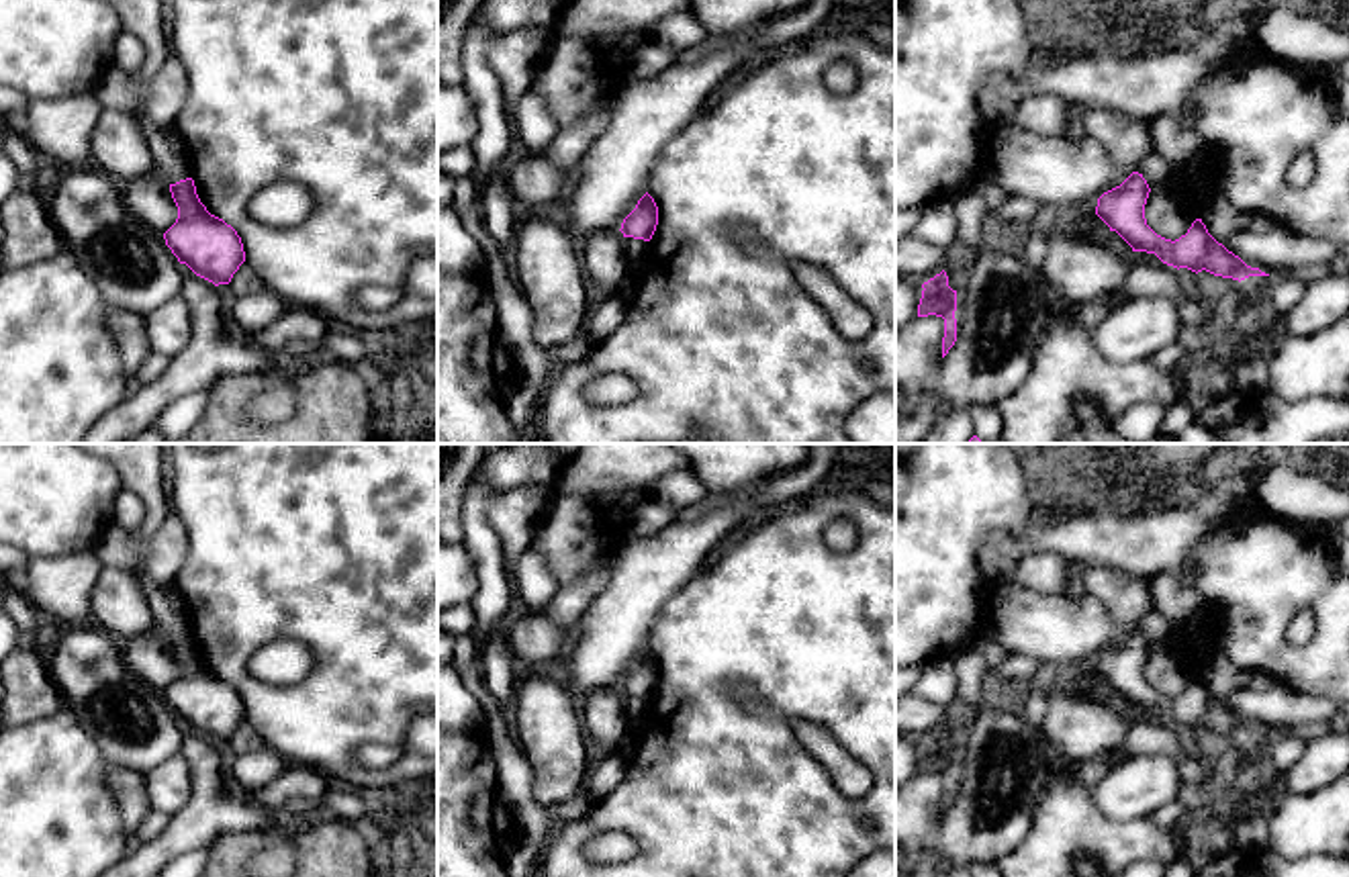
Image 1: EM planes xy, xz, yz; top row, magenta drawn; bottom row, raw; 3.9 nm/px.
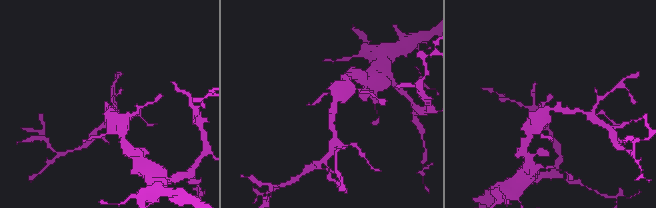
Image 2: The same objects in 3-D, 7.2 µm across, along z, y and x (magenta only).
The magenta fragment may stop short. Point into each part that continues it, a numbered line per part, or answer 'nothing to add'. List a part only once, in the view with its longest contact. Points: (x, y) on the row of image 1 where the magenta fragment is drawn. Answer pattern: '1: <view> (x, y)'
nothing to add

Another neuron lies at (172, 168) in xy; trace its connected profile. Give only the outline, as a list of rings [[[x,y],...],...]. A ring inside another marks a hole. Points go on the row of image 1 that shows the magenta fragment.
[[[141,110],[135,114],[135,121],[155,157],[157,174],[166,184],[176,184],[190,178],[188,159],[172,151],[164,127],[151,123]]]

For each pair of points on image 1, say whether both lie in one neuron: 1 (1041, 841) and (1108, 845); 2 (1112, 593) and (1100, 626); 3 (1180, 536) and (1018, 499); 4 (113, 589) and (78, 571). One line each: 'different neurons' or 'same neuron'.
1: same neuron
2: different neurons
3: different neurons
4: different neurons

